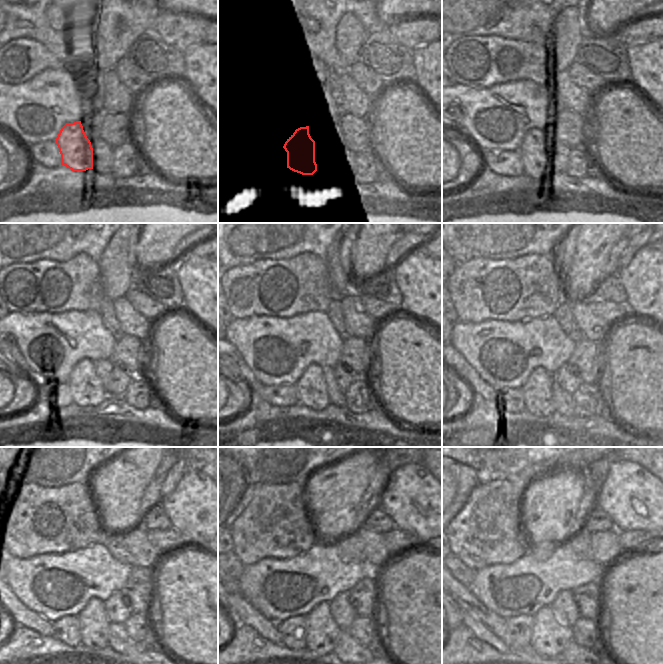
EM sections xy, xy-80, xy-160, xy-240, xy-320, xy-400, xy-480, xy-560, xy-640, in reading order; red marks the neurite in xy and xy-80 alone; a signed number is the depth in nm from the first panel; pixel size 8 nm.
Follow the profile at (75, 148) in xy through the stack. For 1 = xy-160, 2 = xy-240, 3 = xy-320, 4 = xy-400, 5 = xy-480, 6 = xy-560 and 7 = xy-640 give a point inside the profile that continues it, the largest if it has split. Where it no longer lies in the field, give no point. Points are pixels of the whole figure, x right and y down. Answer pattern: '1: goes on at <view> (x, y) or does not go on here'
1: goes on at xy-160 (531, 150)
2: goes on at xy-240 (86, 389)
3: goes on at xy-320 (311, 388)
4: goes on at xy-400 (538, 390)
5: goes on at xy-480 (94, 621)
6: goes on at xy-560 (323, 633)
7: goes on at xy-640 (549, 638)

